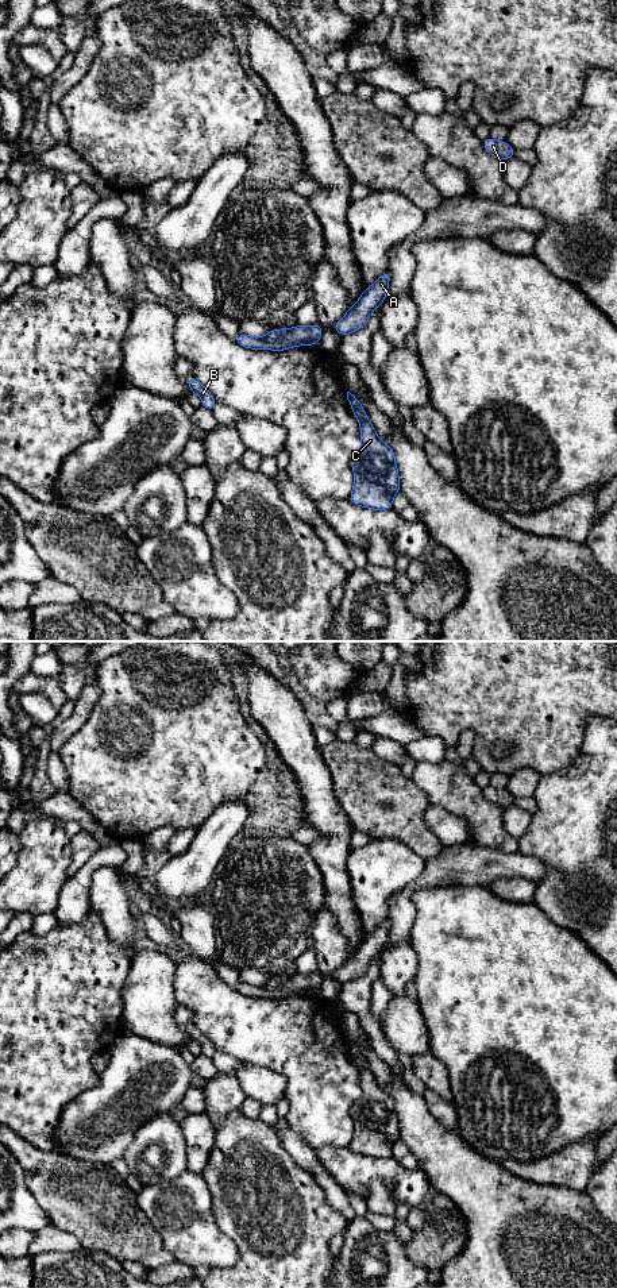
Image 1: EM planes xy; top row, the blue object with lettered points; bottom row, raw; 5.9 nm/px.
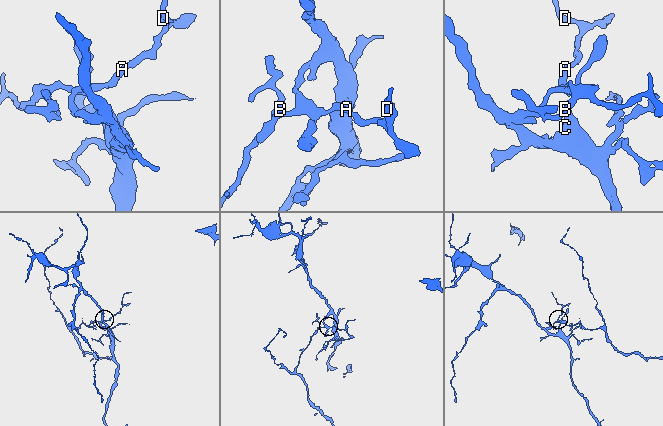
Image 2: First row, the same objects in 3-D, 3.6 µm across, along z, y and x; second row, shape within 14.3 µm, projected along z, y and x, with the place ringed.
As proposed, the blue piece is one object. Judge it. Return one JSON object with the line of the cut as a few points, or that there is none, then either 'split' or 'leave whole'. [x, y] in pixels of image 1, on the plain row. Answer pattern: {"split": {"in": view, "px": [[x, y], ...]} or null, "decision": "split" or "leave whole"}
{"split": {"in": "xy", "px": [[290, 978], [272, 991], [261, 987]]}, "decision": "split"}

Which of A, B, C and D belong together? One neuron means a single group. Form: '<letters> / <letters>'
A B D / C

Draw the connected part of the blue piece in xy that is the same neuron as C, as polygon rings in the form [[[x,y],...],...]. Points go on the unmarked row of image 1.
[[[347,1040],[347,1048],[355,1065],[359,1068],[362,1085],[362,1095],[354,1103],[351,1111],[355,1127],[348,1148],[360,1156],[389,1158],[393,1154],[393,1145],[400,1141],[400,1125],[394,1107],[394,1099],[377,1083],[359,1048],[350,1040]]]

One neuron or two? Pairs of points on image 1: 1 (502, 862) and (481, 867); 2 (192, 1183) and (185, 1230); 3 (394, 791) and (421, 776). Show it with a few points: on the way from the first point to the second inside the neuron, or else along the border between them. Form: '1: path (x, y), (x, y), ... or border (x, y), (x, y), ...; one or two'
1: path (497, 864), (486, 866); one
2: path (188, 1195), (185, 1218); one
3: border (411, 778), (431, 803); two

